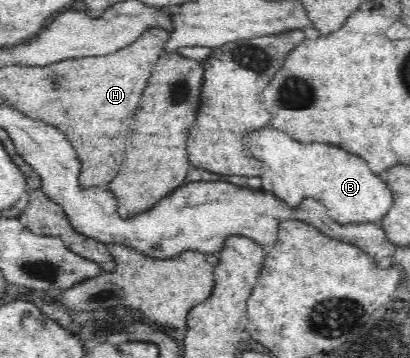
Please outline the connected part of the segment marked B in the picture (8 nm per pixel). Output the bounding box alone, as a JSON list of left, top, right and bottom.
[246,126,393,224]

